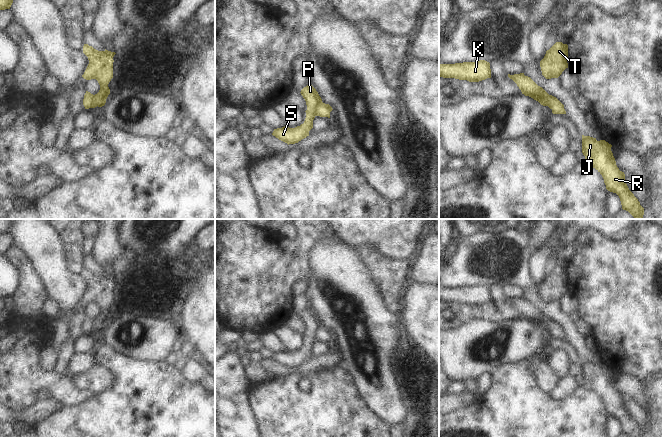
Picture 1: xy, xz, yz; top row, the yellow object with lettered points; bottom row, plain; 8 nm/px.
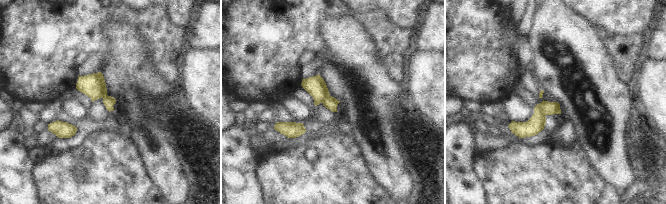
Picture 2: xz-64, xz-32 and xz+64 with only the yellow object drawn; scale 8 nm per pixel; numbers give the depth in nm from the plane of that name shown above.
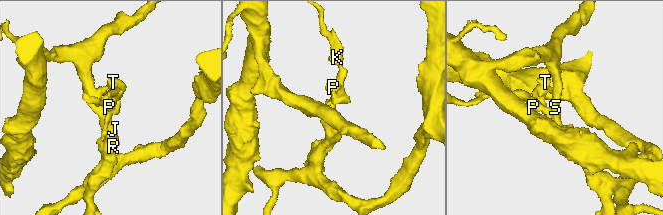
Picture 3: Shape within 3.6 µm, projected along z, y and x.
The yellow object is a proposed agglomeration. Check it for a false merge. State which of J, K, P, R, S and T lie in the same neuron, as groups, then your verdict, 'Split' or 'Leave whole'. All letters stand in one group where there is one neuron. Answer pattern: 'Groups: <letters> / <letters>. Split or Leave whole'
Groups: J K P R S / T. Split.

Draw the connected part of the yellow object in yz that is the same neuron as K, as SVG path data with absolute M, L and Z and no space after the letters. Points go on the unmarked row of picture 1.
M485 284L455 288L439 288L439 300L469 306L479 306L491 302L490 287Z

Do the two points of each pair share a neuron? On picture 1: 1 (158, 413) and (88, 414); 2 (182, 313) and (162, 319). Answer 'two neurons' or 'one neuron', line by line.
1: one neuron
2: two neurons

